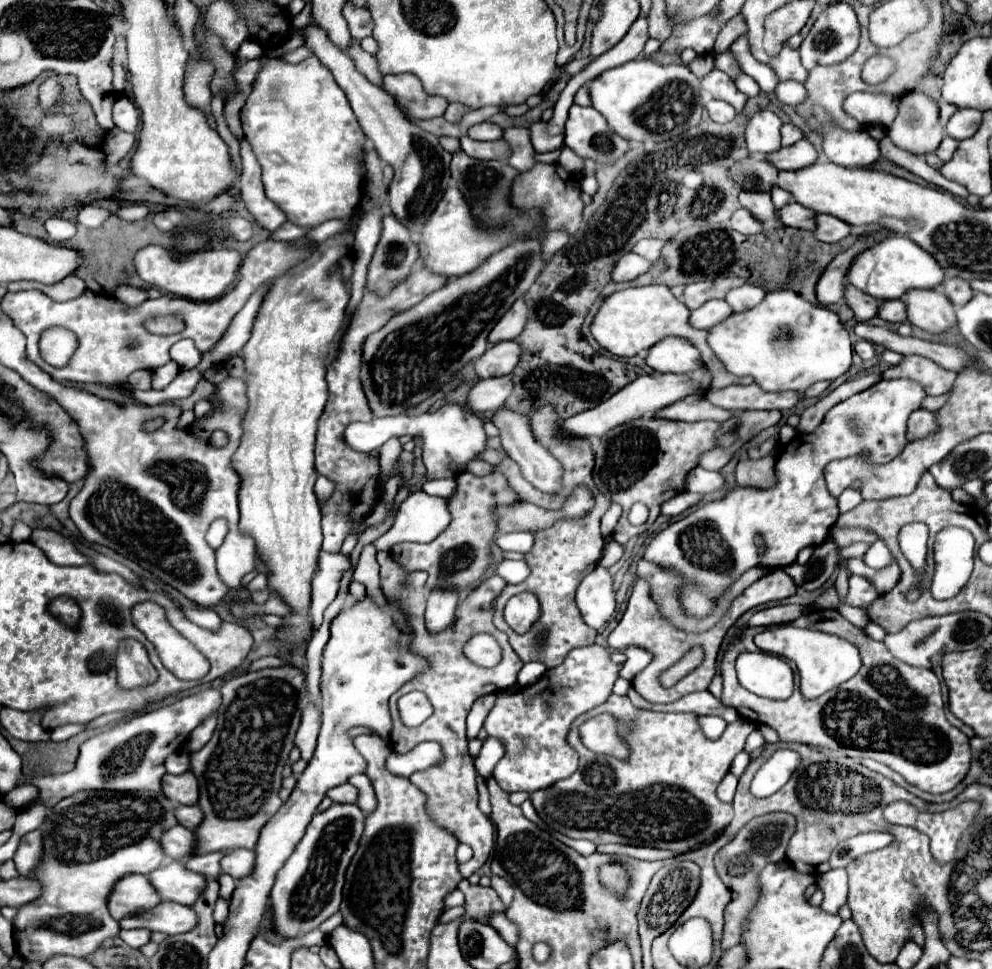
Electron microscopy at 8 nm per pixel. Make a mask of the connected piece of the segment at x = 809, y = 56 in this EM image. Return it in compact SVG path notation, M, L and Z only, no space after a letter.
M837 2L827 6L815 20L813 28L809 30L809 34L805 36L805 40L799 46L799 54L801 54L801 62L807 70L815 68L815 66L833 66L833 64L841 64L843 60L847 60L859 46L859 36L861 36L861 28L857 22L857 16L851 8L851 4L845 2Z

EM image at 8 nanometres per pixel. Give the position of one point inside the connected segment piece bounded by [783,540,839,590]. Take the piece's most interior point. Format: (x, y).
(816, 572)

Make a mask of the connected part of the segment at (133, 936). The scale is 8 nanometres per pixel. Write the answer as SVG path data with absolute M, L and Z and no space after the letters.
M135 928L135 930L121 930L119 936L131 946L131 948L141 948L151 940L151 930L147 928Z

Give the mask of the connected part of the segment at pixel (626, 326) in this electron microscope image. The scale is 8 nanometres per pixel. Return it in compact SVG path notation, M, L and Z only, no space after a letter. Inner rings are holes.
M655 284L655 286L643 286L643 288L627 288L627 290L615 292L603 300L603 304L591 324L591 334L605 350L609 350L611 354L617 354L617 356L635 356L643 350L649 350L651 346L655 346L659 340L663 340L667 336L687 338L691 344L695 344L695 348L699 348L701 360L711 372L709 390L719 390L719 388L725 388L731 384L751 384L753 382L751 378L731 376L723 368L723 364L719 364L719 360L715 360L715 354L711 352L711 348L707 348L707 330L691 328L689 314L691 312L687 310L687 306L683 302L679 302L667 286Z

